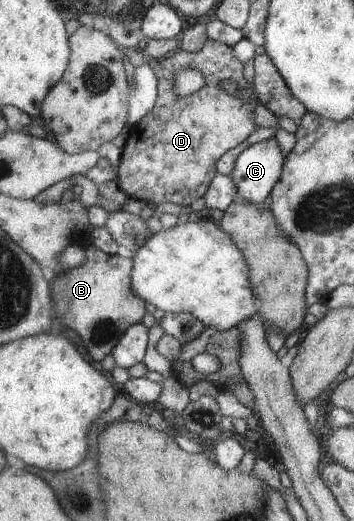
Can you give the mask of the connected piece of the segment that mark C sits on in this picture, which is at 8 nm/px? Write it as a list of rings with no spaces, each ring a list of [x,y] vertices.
[[[274,137],[247,144],[235,158],[229,175],[234,181],[238,199],[264,205],[276,180],[279,180],[285,158]]]

